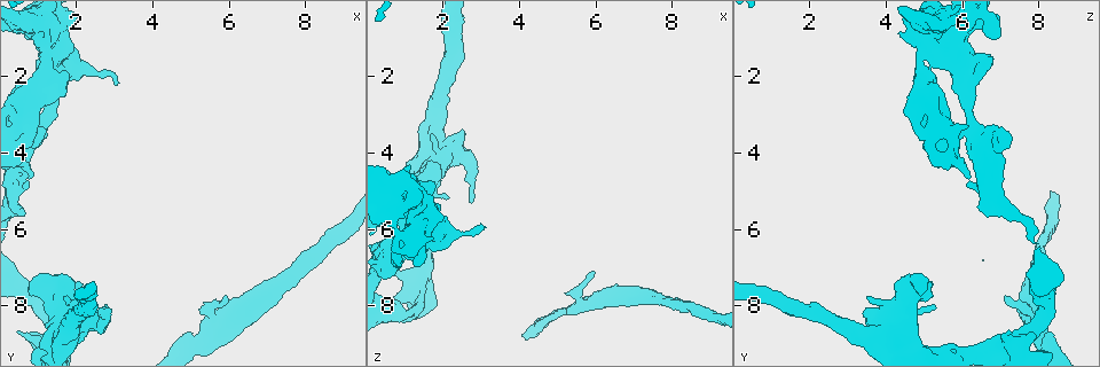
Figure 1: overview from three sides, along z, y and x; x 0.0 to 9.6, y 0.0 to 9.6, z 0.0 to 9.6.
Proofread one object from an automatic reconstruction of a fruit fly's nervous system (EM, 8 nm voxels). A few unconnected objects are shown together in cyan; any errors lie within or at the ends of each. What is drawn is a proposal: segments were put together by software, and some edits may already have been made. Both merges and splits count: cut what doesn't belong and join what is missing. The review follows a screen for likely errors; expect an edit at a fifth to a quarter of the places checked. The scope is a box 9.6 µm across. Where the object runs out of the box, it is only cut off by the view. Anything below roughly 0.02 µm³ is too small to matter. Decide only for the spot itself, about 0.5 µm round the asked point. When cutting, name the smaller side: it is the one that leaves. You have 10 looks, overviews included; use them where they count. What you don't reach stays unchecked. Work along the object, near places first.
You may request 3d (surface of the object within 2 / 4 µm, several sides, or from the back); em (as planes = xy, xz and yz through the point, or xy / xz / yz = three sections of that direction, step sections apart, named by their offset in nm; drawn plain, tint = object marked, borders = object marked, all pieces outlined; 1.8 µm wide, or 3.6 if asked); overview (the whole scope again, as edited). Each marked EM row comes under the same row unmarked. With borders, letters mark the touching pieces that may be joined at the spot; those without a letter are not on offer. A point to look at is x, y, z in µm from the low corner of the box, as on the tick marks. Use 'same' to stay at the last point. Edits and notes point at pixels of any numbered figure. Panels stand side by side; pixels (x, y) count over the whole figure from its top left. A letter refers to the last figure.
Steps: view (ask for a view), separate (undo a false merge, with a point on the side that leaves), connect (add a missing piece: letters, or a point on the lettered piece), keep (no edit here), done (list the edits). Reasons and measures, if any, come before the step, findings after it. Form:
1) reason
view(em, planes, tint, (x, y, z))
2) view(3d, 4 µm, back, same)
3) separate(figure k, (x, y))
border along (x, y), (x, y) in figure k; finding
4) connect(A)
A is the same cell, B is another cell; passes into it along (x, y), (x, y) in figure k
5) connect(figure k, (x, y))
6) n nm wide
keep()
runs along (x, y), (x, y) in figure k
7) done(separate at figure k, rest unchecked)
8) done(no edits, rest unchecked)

view(em, xz, step 16, tint, (5.75, 8.75, 7.90))

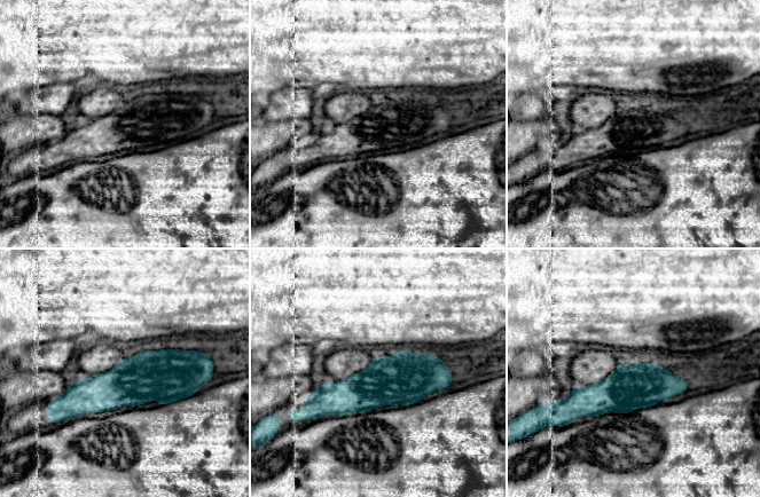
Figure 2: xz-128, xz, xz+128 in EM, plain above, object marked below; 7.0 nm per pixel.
view(em, planes, borders, same)

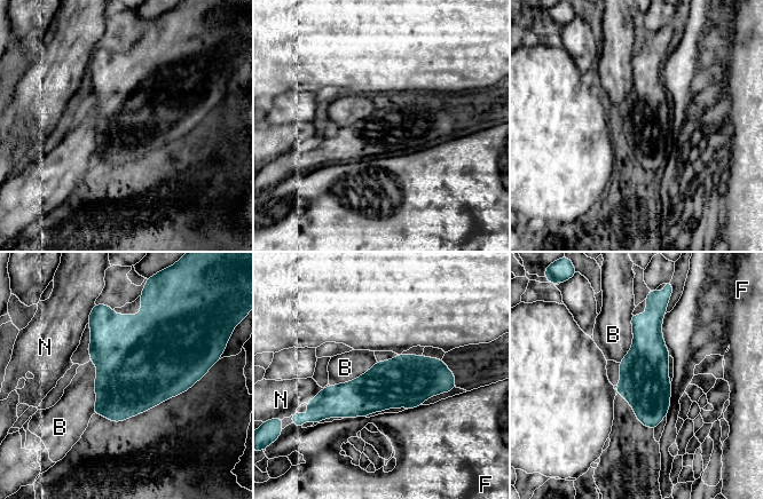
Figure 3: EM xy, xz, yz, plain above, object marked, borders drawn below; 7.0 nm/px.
B touches over 380 nm
keep()
B, F and N are other cells; continuous, no second neuron

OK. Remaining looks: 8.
sharp bend
view(3d, 4 µm, (1.25, 9.00, 7.40))

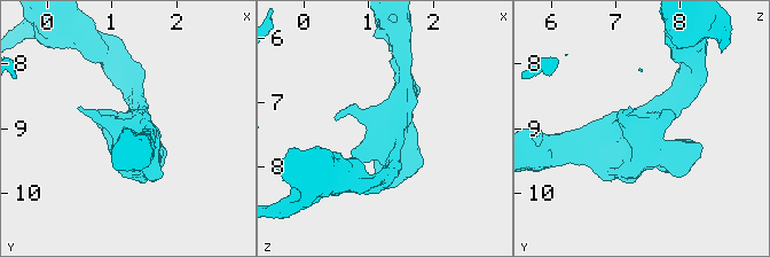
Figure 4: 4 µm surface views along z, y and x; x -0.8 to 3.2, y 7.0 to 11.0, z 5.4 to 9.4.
view(em, planes, borders, (1.25, 9.00, 7.40))

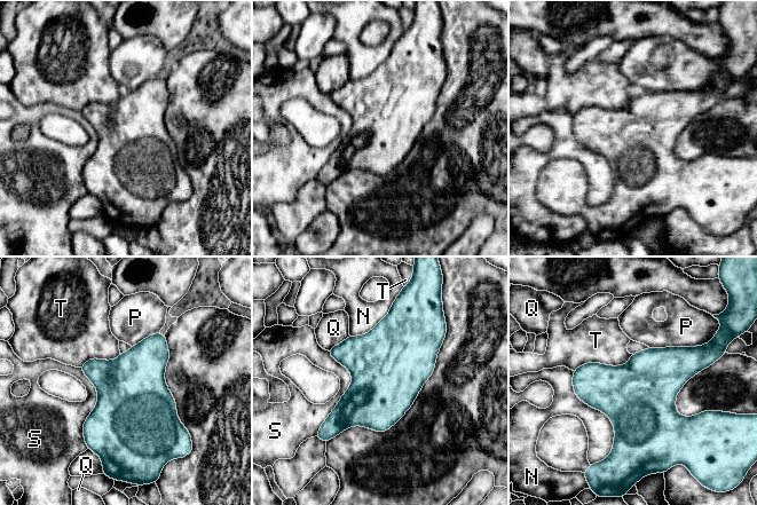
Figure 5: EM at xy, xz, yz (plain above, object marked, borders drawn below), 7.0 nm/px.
N touches over 650 nm
keep()
N, P, Q, S and T are other cells; border along (632, 354), (573, 370) in figure 5; one neuron here

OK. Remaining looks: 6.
an open end
view(3d, 4 µm, (3.15, 2.20, 5.95))

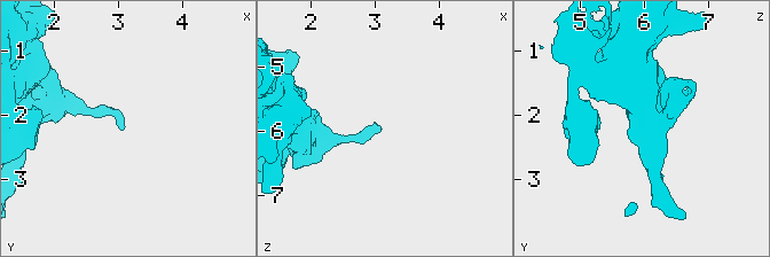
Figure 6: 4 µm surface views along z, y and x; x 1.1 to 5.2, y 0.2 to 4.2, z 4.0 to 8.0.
view(em, planes, tint, (3.10, 2.15, 5.95))

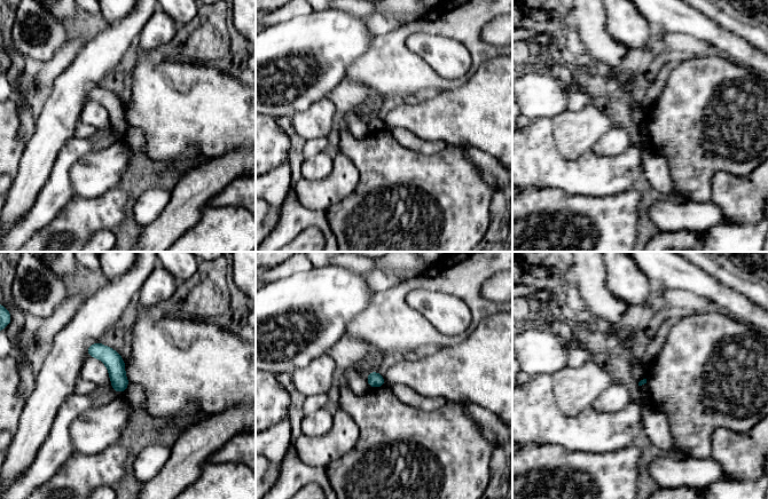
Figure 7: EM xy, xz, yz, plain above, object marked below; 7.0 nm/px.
see the neighbours
view(em, planes, borders, same)

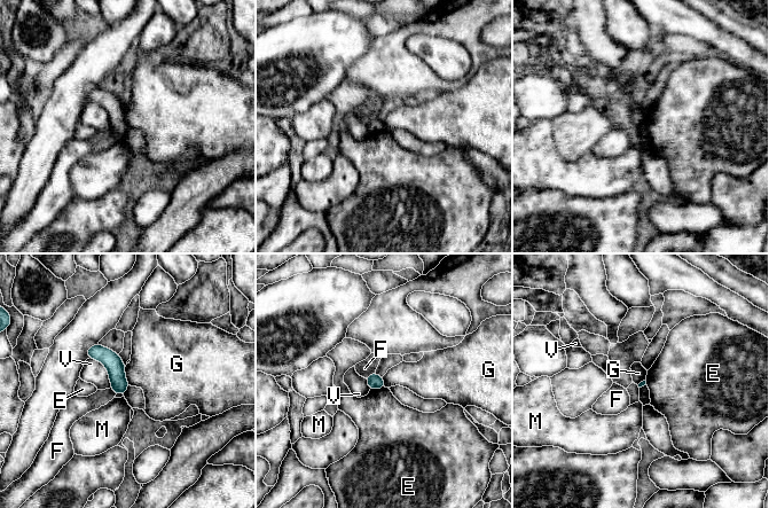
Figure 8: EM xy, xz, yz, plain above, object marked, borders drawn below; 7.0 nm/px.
keep()
E, F, G, M and V are other cells; border along (125, 366), (125, 378), (130, 384) in figure 8; none of them fits

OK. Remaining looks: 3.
view(3d, 4 µm, (0.90, 0.70, 5.10))

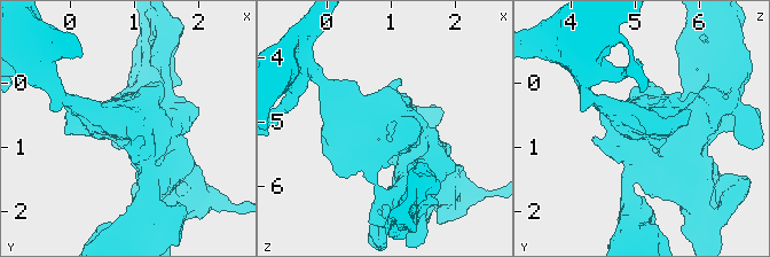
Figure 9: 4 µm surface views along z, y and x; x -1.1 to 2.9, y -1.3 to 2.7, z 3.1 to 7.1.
view(em, 3.6 µm, xz, step 4, tint, (0.90, 0.65, 5.10))

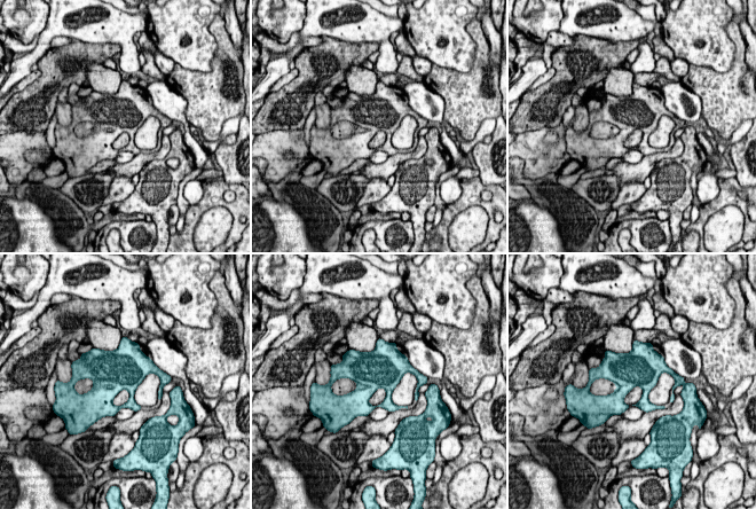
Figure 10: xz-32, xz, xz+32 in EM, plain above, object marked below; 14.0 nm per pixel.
view(em, 3.6 µm, planes, borders, same)

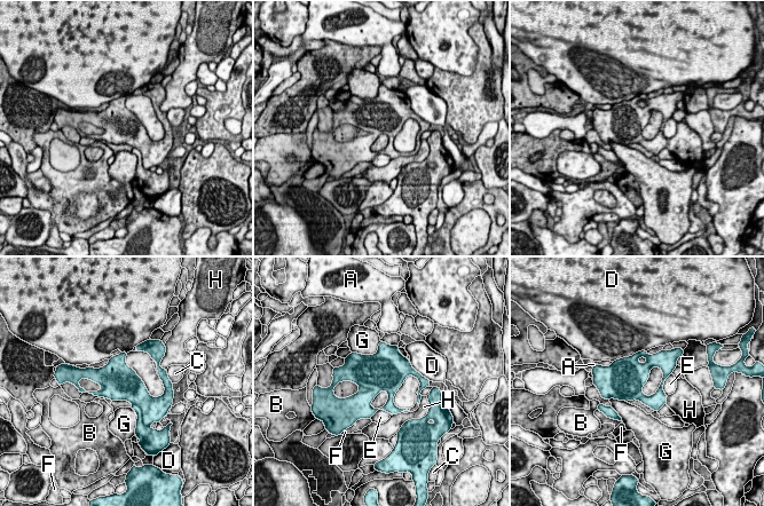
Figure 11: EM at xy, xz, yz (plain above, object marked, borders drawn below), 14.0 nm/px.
440 nm wide; D touches over 500 nm
separate(figure 11, (154, 409))
A, B, C, D, E, F, G and H are other cells; two neurons meet here

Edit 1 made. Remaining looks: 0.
done(separate at figure 11, rest unchecked)

